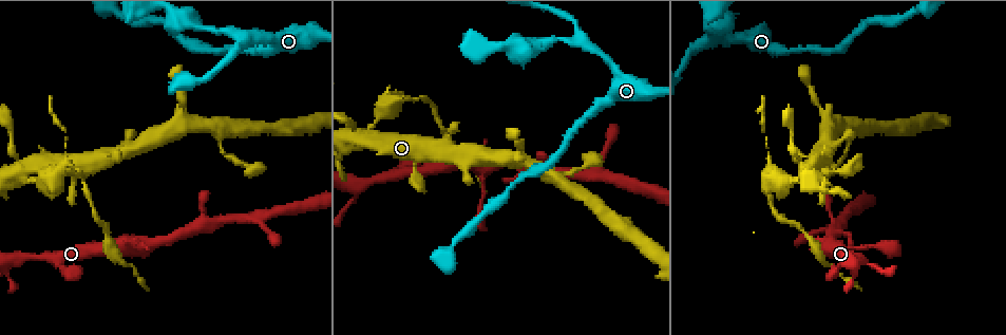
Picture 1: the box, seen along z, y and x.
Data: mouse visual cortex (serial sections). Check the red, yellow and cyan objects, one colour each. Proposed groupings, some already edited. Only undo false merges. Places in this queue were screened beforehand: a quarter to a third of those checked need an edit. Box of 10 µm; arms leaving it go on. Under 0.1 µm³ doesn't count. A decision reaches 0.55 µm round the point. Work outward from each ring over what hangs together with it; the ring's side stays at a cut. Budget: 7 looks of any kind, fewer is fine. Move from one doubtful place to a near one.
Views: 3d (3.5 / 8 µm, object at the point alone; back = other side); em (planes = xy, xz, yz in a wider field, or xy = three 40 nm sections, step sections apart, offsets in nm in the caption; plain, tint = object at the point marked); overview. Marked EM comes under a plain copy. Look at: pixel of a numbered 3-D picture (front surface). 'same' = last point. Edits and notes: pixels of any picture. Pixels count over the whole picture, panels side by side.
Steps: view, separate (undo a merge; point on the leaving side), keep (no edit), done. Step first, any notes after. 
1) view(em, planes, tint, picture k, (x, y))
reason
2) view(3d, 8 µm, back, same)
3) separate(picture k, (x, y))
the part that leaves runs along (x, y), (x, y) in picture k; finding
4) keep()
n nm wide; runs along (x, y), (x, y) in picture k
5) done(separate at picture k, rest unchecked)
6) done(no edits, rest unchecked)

view(3d, 8 µm, picture 1, (362, 138))
a narrow waist

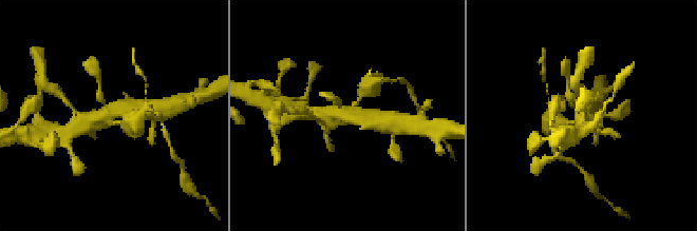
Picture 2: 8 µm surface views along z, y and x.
view(em, xy, step 1, tint, same)

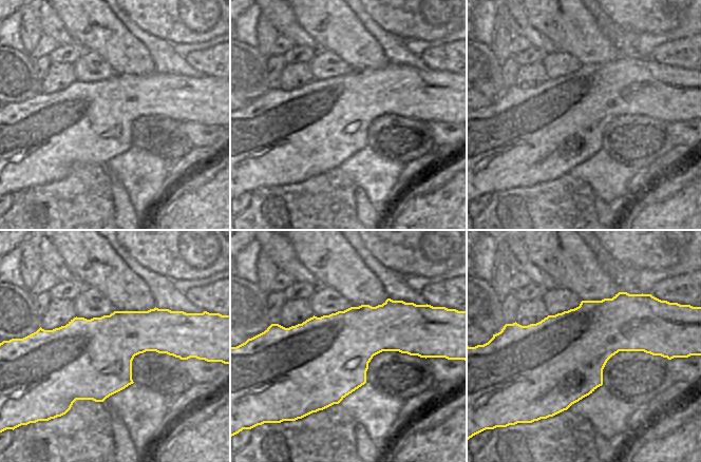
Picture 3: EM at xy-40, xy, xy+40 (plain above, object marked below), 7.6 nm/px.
keep()
runs along (590, 108), (580, 122), (561, 122) in picture 2; continuous, no second cell

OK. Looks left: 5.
view(3d, 8 µm, picture 1, (81, 173))
abrupt turn

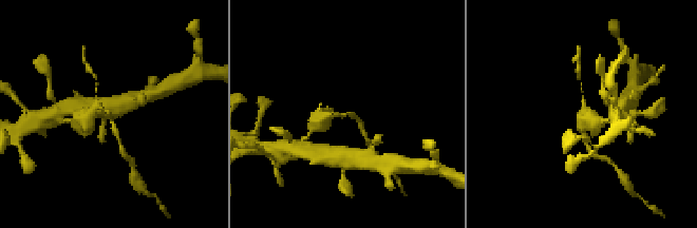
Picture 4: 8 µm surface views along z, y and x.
view(em, xy, step 5, tint, same)
now the EM

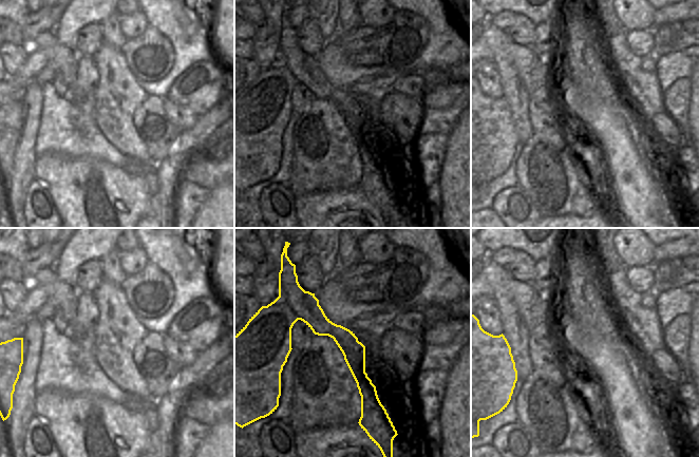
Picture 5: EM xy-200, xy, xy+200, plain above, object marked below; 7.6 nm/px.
keep()
runs along (283, 338), (297, 316), (332, 329), (381, 410) in picture 5; one cell here

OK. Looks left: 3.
view(3d, 3.5 µm, picture 1, (148, 245))
sharp bend

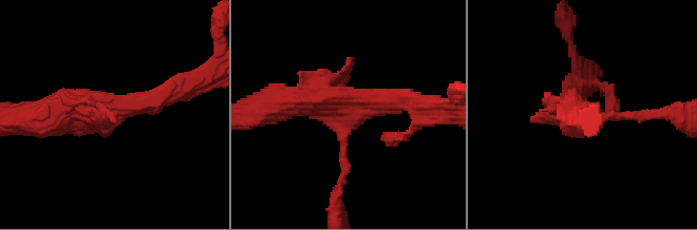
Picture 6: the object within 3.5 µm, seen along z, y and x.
view(em, planes, tint, picture 6, (112, 111))

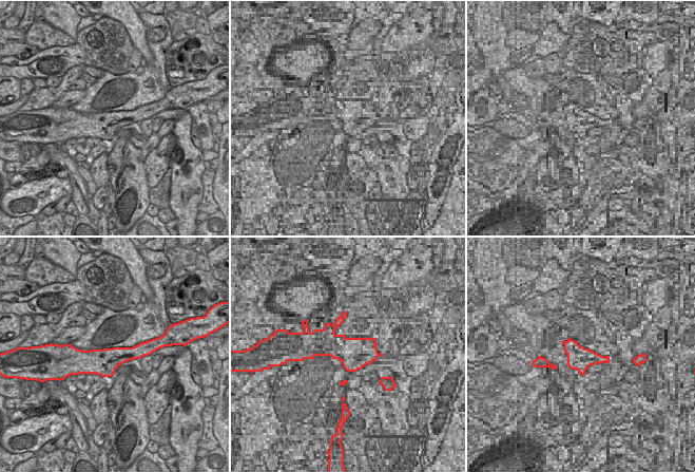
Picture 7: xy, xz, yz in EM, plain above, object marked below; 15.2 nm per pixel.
view(em, xy, step 1, tint, same)

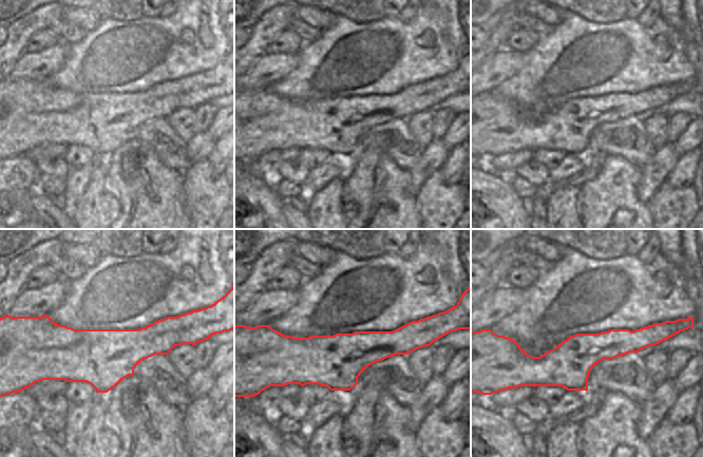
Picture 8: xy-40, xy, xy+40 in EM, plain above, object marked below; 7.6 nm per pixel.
keep()
400 nm wide; runs along (658, 335), (569, 363), (519, 354) in picture 8; one cell here

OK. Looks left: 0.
done(no edits, rest unchecked)

